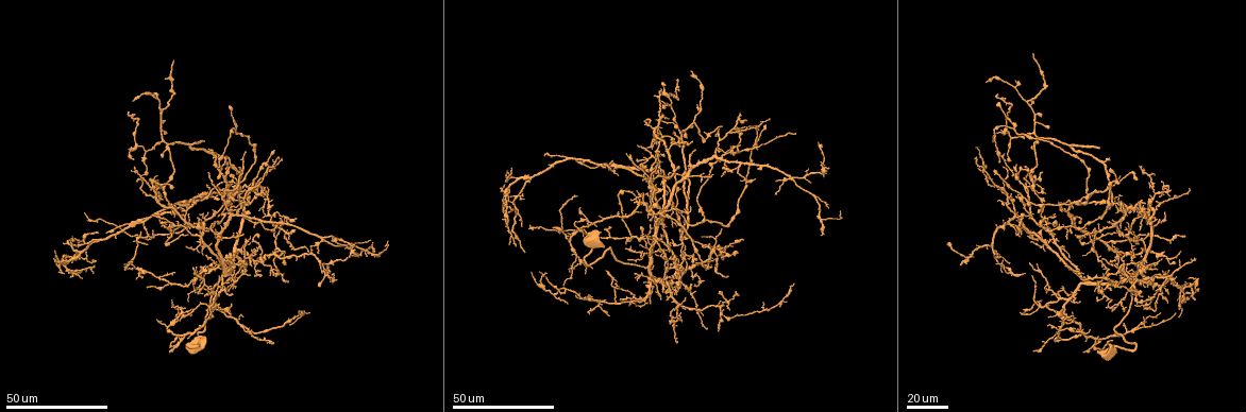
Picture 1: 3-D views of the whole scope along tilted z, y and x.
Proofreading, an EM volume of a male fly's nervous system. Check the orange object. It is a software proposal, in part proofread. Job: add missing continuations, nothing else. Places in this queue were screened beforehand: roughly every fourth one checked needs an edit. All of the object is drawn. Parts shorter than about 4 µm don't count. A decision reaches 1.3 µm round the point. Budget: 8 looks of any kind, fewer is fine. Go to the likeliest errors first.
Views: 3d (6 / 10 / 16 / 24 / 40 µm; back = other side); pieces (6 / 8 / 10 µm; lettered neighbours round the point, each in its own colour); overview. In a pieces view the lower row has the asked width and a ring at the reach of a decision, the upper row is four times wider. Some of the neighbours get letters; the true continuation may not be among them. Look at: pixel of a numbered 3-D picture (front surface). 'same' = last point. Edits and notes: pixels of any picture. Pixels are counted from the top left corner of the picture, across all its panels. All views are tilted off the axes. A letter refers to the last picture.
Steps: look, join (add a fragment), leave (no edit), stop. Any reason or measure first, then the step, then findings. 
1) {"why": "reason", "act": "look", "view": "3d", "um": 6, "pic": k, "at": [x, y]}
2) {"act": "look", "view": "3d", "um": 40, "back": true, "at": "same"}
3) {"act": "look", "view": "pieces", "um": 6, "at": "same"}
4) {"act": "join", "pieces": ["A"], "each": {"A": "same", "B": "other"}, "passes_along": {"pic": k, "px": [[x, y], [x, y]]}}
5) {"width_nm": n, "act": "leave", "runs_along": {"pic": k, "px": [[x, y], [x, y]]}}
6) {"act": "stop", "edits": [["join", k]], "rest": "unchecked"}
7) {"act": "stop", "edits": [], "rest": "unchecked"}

{"why": "long arm stops here", "act": "look", "view": "3d", "um": 24, "pic": 1, "at": [174, 62]}

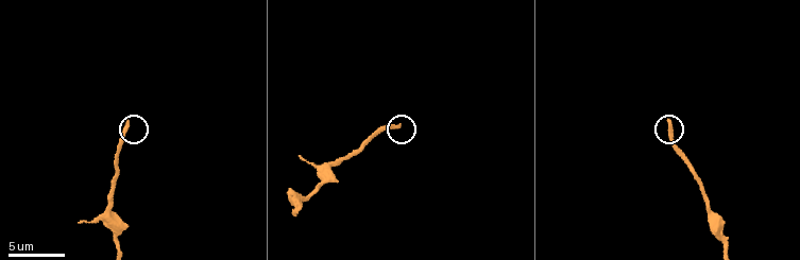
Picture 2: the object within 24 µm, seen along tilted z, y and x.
{"act": "look", "view": "3d", "um": 6, "pic": 2, "at": [126, 122]}

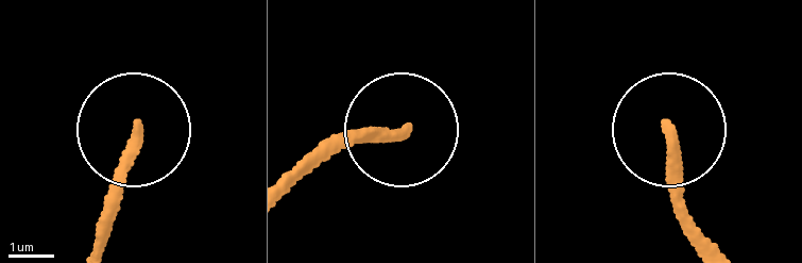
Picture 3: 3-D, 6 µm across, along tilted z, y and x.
{"act": "look", "view": "pieces", "um": 10, "pic": 3, "at": [403, 133]}

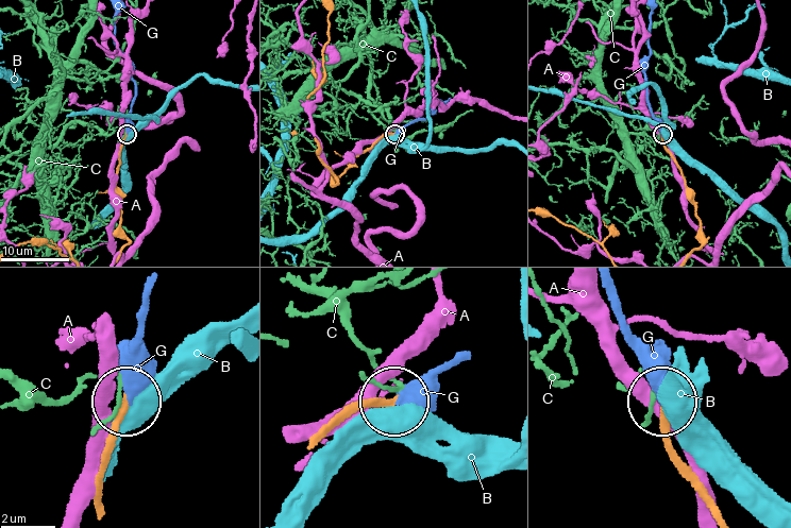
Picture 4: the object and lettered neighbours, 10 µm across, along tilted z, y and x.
{"width_nm": 250, "act": "join", "pieces": ["G"], "each": {"A": "other", "B": "other", "C": "other", "G": "same"}, "passes_along": {"pic": 4, "px": [[104, 462], [127, 391], [147, 285]]}, "found": "the cell continues"}

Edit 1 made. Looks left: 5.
{"act": "look", "view": "overview"}

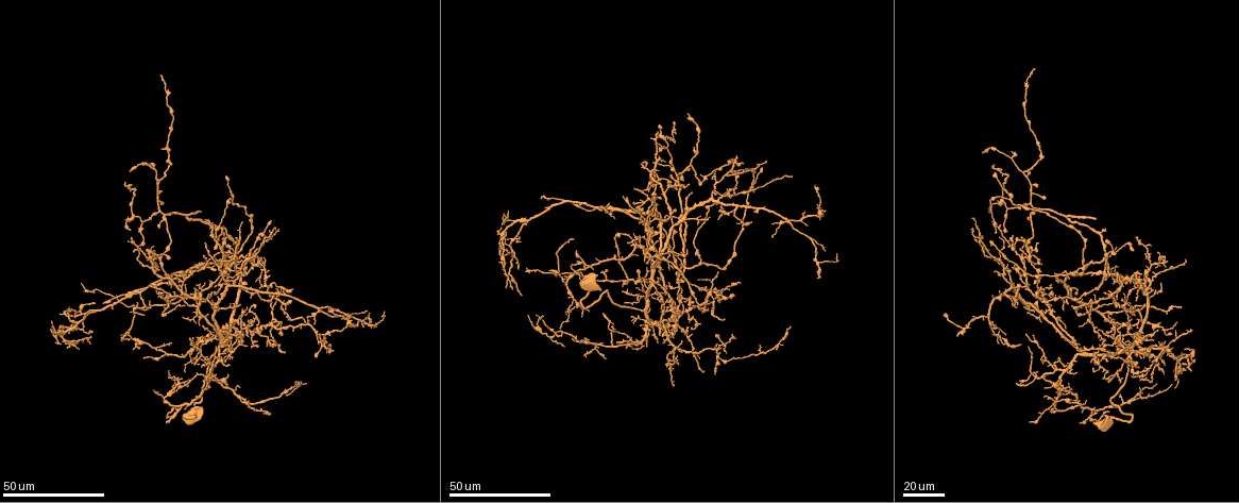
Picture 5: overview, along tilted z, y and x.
{"why": "thin end", "act": "look", "view": "3d", "um": 24, "pic": 5, "at": [982, 152]}

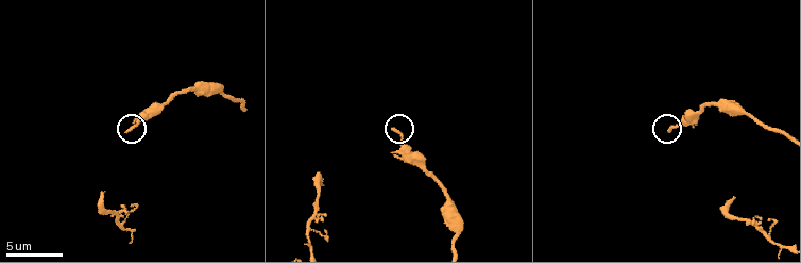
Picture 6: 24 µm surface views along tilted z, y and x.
{"act": "look", "view": "pieces", "um": 10, "pic": 6, "at": [394, 128]}

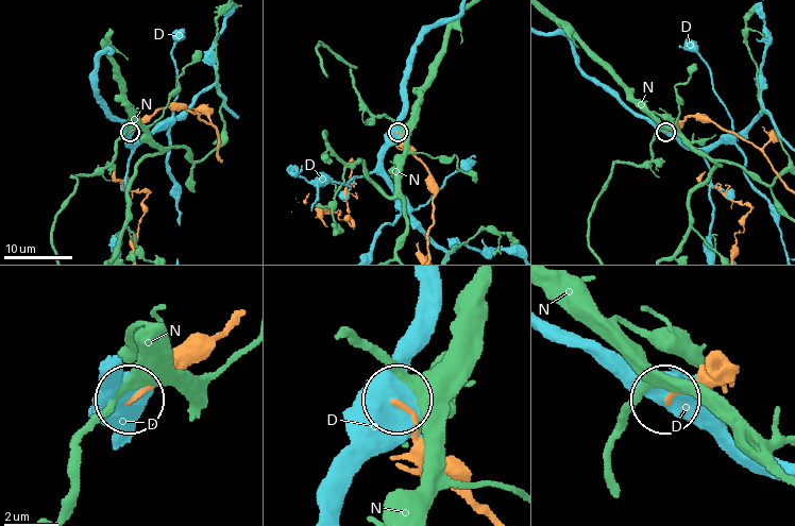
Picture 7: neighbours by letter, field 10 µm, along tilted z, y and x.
{"act": "leave", "each": {"D": "other", "N": "other"}, "runs_along": {"pic": 7, "px": [[488, 510], [402, 403]]}, "found": "no lettered fragment goes on from it"}

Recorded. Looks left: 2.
{"why": "branch stops here", "act": "look", "view": "3d", "um": 24, "pic": 5, "at": [1147, 271]}

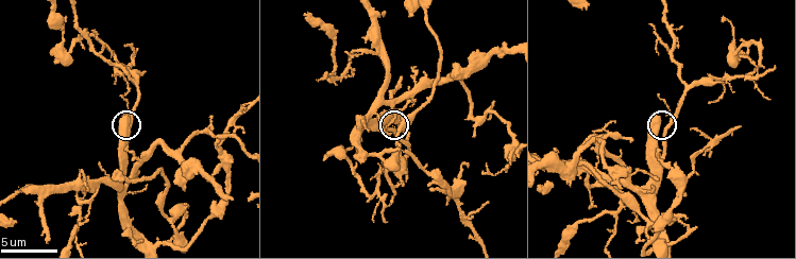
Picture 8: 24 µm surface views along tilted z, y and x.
{"act": "look", "view": "pieces", "um": 6, "pic": 8, "at": [656, 118]}

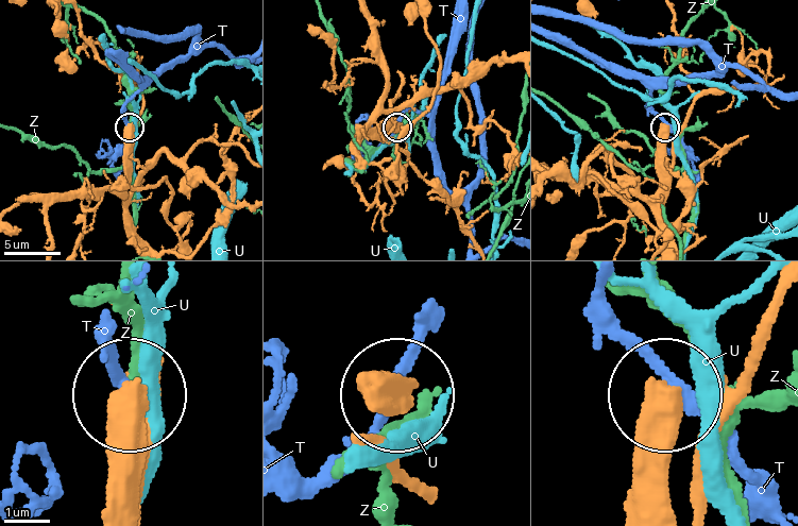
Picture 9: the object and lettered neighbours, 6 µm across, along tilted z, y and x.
{"width_nm": 530, "act": "leave", "each": {"T": "other", "U": "other", "Z": "other"}, "runs_along": {"pic": 9, "px": [[652, 501], [656, 393]]}, "found": "no lettered fragment goes on from it"}

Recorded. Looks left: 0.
{"act": "stop", "edits": [["join", 4]], "rest": "unchecked"}

